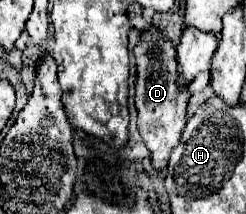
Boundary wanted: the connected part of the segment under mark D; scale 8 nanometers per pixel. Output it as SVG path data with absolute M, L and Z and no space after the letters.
M150 26L138 46L134 48L134 56L138 62L138 78L136 78L136 110L138 110L138 130L144 146L150 150L150 160L156 170L166 168L170 152L178 146L182 128L186 126L186 104L188 104L188 88L178 88L178 70L174 64L176 48L174 44L154 26Z

